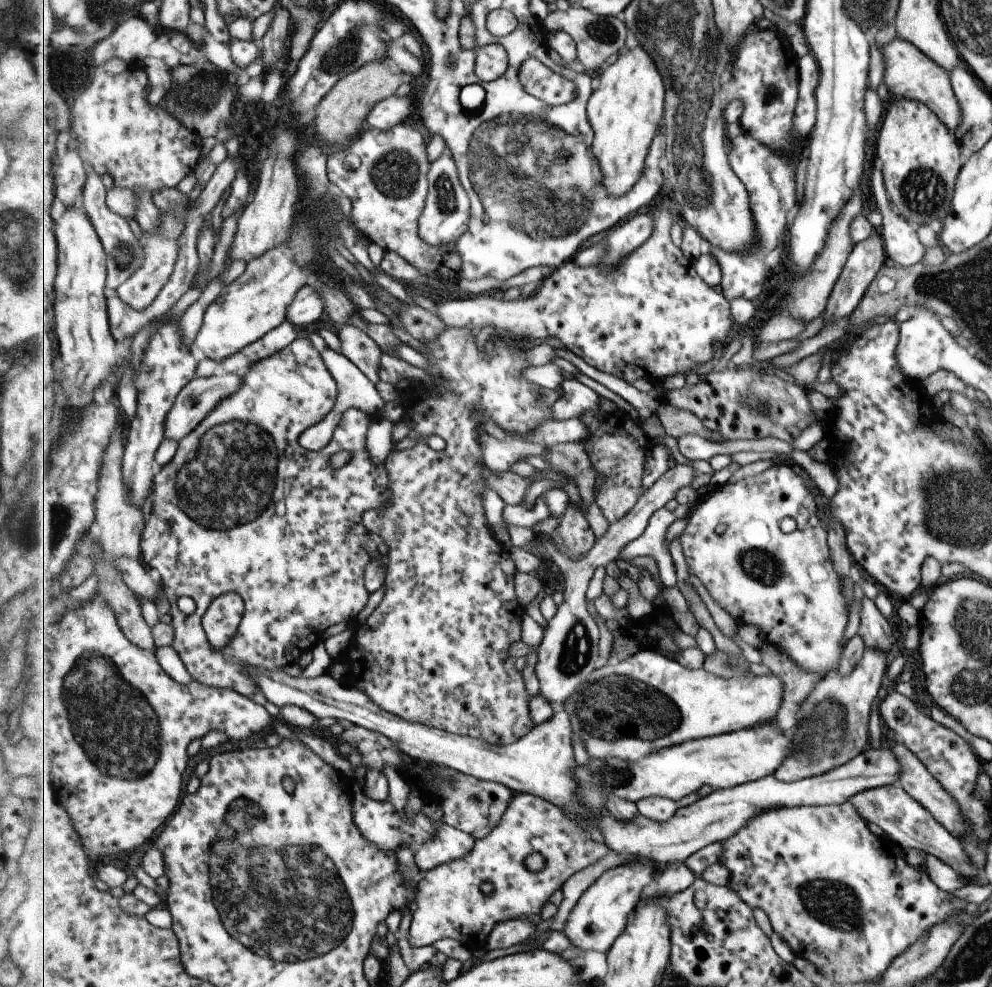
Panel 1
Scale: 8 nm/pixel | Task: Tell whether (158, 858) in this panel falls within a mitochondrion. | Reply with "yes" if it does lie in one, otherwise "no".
no

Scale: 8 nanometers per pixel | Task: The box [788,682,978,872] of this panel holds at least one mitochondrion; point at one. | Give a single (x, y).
(825, 726)

